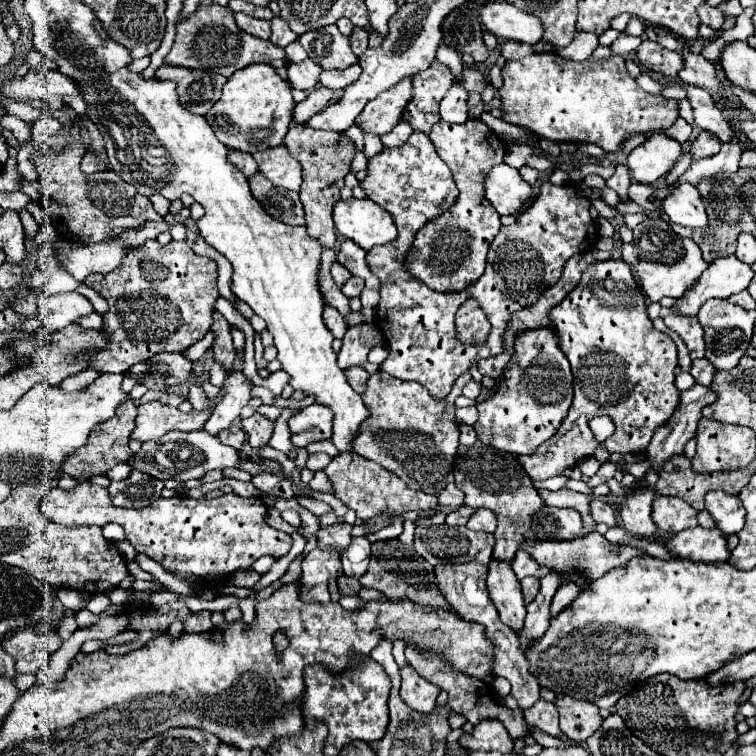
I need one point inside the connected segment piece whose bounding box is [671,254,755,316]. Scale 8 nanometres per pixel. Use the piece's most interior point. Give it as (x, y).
(726, 276)

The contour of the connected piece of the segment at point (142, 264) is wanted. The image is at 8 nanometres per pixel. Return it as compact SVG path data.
M147 240L137 248L129 248L129 254L121 260L119 268L109 274L87 276L85 284L99 292L109 304L109 312L103 316L101 324L101 332L109 336L109 342L105 344L105 348L87 356L87 366L97 370L99 374L123 374L133 364L149 360L157 352L183 352L209 332L215 300L219 298L217 264L205 256L197 256L185 242L169 242L161 246L157 240Z

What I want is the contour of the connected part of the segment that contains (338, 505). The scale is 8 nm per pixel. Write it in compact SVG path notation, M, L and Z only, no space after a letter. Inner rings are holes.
M311 490L310 496L327 503L338 517L344 517L348 510L348 507L345 506L345 504L343 504L343 502L341 502L341 500L339 500L333 494Z

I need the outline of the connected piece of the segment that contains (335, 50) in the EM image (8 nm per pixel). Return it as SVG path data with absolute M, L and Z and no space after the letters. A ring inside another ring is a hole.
M337 26L309 30L303 36L299 36L299 44L307 50L309 58L315 60L325 70L333 68L343 70L357 62L349 38L343 36Z

